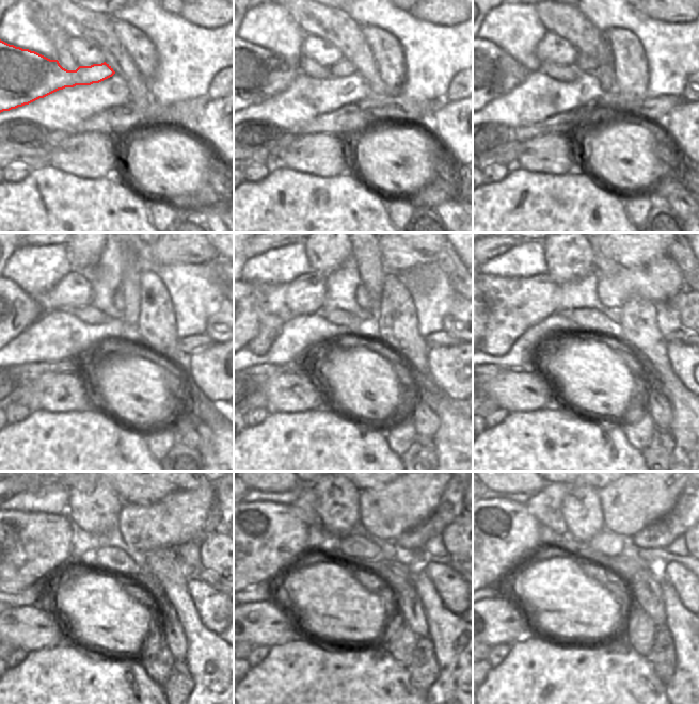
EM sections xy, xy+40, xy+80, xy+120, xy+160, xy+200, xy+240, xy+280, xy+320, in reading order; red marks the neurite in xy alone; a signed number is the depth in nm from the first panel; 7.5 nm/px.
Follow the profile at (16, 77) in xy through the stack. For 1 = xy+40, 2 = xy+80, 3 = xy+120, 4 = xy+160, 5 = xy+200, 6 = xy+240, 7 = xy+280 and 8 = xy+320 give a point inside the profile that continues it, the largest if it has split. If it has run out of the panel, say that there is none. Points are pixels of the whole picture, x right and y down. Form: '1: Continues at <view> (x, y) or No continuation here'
1: Continues at xy+40 (255, 74)
2: Continues at xy+80 (494, 74)
3: Continues at xy+120 (16, 310)
4: Continues at xy+160 (255, 304)
5: Continues at xy+200 (661, 280)
6: Continues at xy+240 (180, 516)
7: Continues at xy+280 (386, 511)
8: Continues at xy+320 (632, 502)

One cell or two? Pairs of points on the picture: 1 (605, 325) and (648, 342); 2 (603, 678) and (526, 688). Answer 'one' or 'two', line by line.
1: two
2: one

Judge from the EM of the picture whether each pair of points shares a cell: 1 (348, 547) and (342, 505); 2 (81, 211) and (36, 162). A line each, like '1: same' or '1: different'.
1: different
2: different

